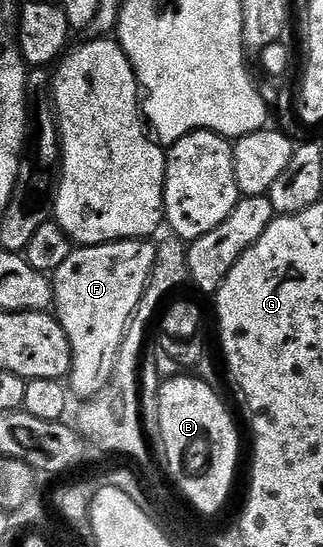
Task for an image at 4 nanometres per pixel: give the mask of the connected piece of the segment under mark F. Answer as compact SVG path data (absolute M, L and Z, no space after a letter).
M121 239L117 243L104 243L94 247L78 246L71 257L67 257L67 261L63 261L63 265L52 272L52 310L55 318L63 325L63 333L67 333L67 341L71 345L71 369L67 376L67 386L76 398L78 395L78 400L94 399L111 381L125 330L137 311L143 289L147 289L156 252L157 243L149 239Z

